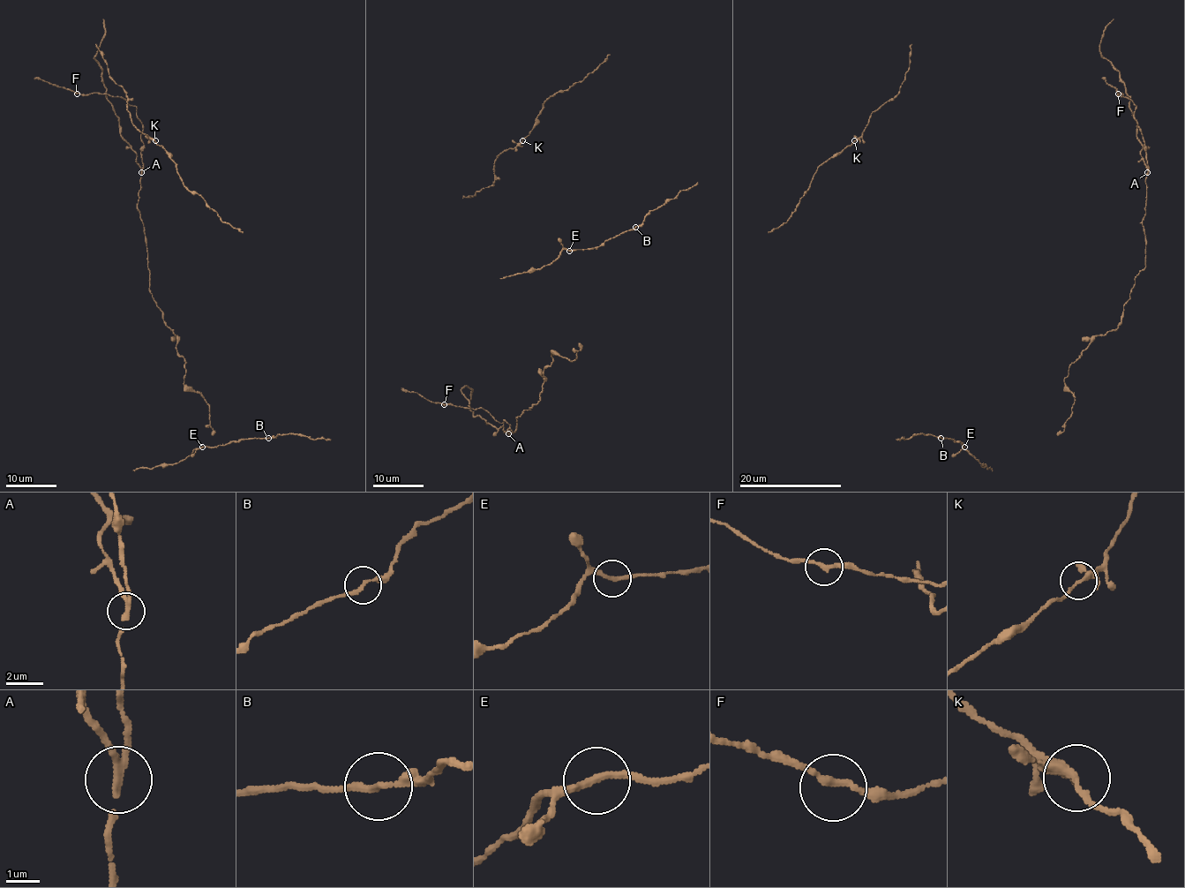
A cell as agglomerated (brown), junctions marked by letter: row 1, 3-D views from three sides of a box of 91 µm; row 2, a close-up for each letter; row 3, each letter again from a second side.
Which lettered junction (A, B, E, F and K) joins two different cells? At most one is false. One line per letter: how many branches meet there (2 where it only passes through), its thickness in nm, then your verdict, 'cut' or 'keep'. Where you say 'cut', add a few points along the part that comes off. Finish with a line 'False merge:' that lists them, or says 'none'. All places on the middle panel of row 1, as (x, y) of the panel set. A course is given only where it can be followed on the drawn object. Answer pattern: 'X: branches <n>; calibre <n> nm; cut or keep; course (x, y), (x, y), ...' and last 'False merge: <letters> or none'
A: branches 3; calibre 180 nm; cut; course (508, 433), (503, 427), (496, 428), (474, 416), (461, 390), (465, 387), (471, 389), (470, 401)
B: branches 2; calibre 190 nm; keep
E: branches 2; calibre 200 nm; keep
F: branches 2; calibre 200 nm; keep
K: branches 3; calibre 170 nm; keep
False merge: A

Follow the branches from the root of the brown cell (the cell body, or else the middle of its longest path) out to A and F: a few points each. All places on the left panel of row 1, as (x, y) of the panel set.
A: (136, 156), (141, 172)
F: (136, 156), (136, 162), (141, 168), (142, 124), (136, 116), (136, 108), (118, 96), (97, 93), (77, 94)

